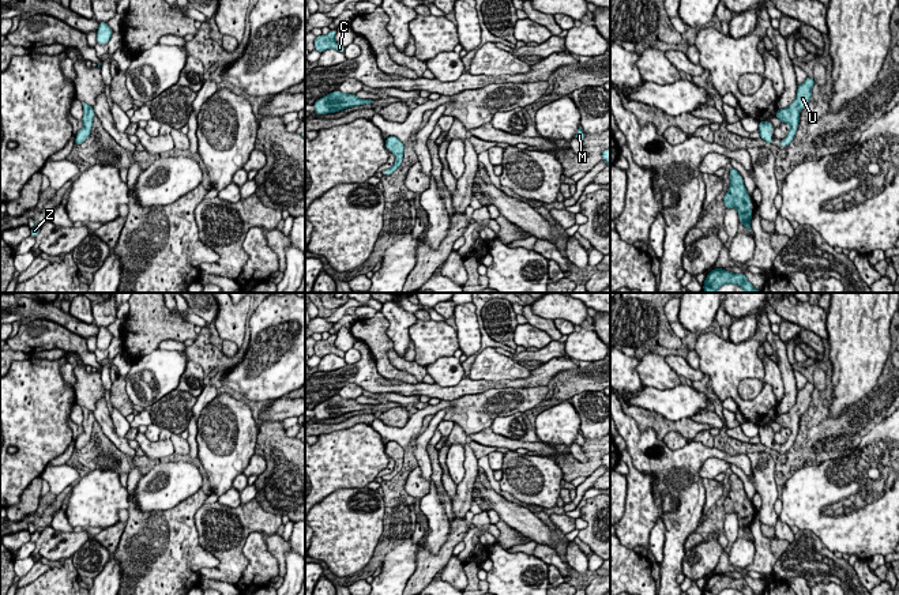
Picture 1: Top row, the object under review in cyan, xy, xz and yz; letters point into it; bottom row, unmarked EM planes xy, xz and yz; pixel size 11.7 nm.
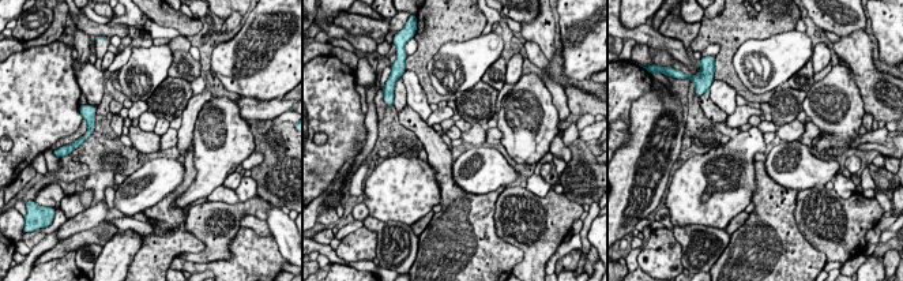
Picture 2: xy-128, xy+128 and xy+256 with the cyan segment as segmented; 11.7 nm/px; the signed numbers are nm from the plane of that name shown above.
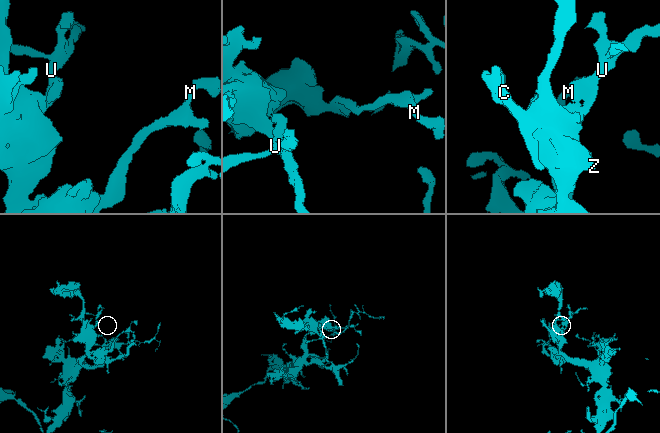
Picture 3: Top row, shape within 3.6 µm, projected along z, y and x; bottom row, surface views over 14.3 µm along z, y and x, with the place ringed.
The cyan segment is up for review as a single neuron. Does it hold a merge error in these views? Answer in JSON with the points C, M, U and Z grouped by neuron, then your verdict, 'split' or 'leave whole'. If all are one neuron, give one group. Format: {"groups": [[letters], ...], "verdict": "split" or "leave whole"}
{"groups": [["C", "M", "U", "Z"]], "verdict": "leave whole"}

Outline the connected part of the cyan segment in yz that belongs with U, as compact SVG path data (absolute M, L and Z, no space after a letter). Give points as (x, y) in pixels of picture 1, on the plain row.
M806 381L805 387L802 389L798 389L794 407L785 414L778 414L775 418L775 422L778 422L783 429L790 430L787 443L779 447L779 452L786 452L794 444L797 432L800 429L800 418L809 408L813 391L815 384Z

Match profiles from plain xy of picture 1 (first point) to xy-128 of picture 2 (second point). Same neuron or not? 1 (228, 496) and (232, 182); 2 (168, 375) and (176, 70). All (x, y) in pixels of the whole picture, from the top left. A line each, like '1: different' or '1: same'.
1: different
2: different

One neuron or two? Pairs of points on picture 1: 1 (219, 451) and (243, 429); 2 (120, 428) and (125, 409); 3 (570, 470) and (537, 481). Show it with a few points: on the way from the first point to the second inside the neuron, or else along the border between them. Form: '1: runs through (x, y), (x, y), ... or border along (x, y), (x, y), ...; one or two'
1: runs through (225, 444), (236, 435); one
2: border along (113, 406), (125, 417); two
3: border along (555, 460), (563, 478); two

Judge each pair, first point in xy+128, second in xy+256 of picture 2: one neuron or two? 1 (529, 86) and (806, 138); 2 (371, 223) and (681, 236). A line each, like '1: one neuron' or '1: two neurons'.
1: two neurons
2: one neuron

